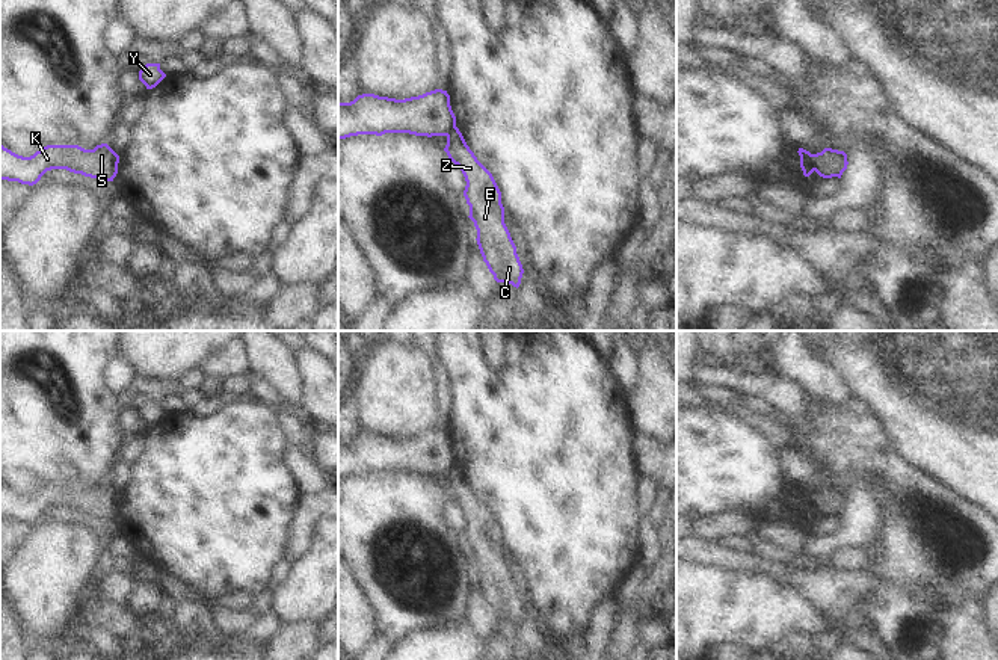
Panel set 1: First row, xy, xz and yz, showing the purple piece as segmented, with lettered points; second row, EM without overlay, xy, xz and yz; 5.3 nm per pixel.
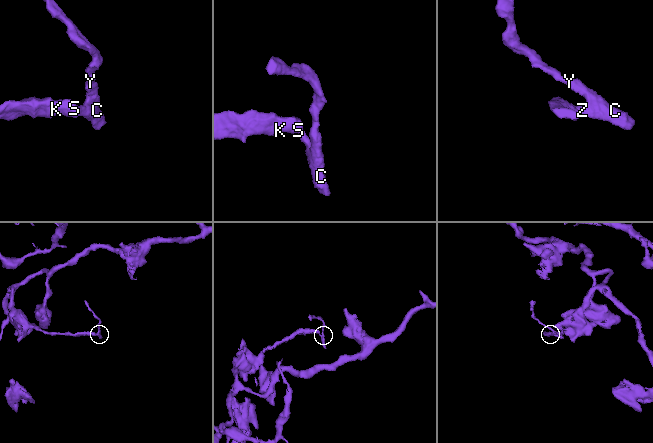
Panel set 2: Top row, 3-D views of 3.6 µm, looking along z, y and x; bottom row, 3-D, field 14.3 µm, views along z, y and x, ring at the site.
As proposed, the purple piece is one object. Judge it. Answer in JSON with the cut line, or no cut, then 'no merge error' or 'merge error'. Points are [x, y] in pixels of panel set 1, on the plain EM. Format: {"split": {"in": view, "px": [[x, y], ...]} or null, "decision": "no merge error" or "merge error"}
{"split": {"in": "yz", "px": [[811, 493], [811, 505], [814, 508]]}, "decision": "merge error"}

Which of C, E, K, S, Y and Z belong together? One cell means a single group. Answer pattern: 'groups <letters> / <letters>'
groups C E Y Z / K S

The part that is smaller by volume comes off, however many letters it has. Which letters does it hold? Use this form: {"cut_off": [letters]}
{"cut_off": ["C", "E", "Y", "Z"]}

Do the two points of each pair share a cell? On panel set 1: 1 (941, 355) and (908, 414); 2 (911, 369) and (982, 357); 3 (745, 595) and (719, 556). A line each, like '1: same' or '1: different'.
1: different
2: same
3: different

